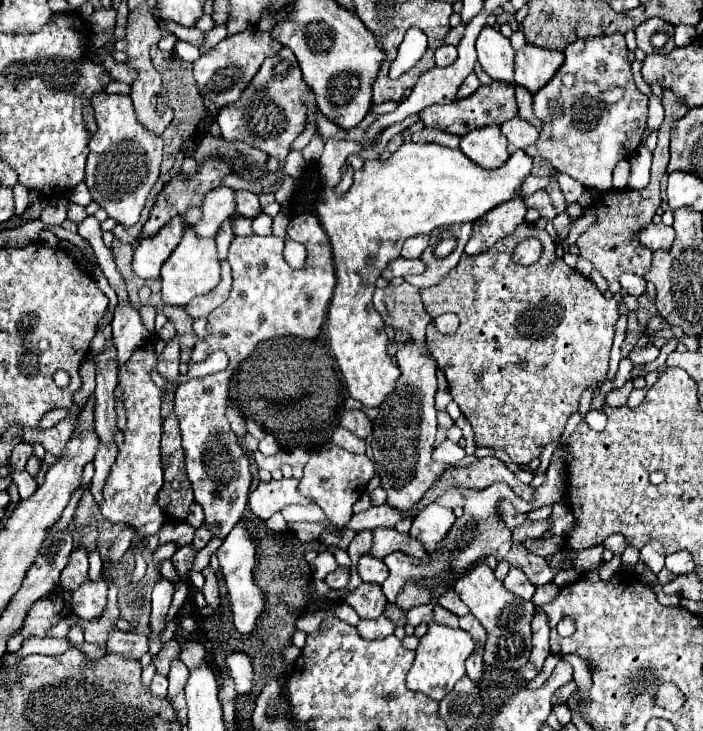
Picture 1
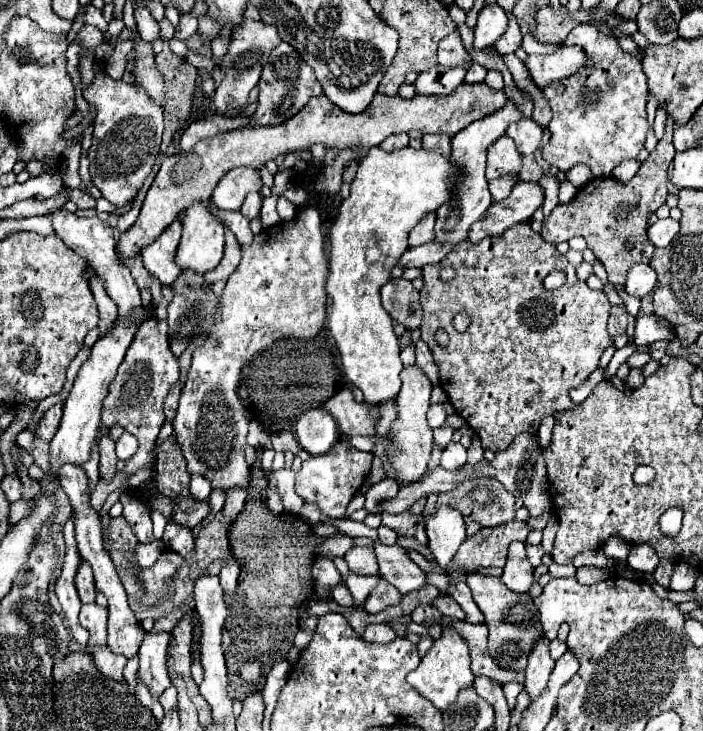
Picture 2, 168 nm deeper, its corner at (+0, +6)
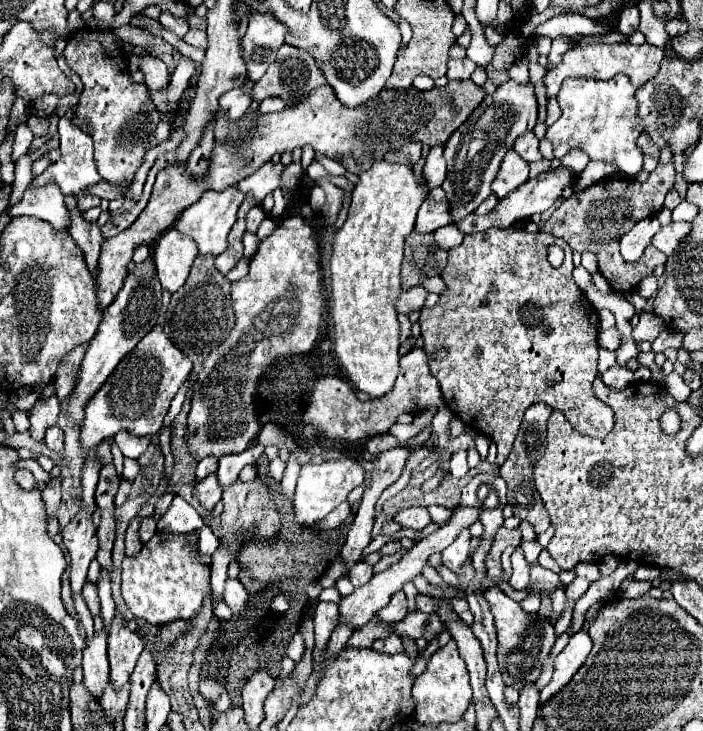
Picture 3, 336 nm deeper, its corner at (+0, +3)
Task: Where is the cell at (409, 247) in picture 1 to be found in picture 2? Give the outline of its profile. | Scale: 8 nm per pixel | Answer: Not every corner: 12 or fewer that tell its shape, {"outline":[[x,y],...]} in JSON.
{"outline":[[435,213],[409,233],[409,247],[433,241]]}

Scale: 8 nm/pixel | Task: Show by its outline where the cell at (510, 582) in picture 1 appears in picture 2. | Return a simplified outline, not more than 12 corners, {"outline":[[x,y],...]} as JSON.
{"outline":[[525,543],[509,545],[501,579],[511,591],[529,591],[533,567]]}

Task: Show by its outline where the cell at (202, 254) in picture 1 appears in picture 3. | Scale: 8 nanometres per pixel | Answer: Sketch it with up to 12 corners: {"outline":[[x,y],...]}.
{"outline":[[207,190],[175,222],[199,254],[219,256],[245,194]]}

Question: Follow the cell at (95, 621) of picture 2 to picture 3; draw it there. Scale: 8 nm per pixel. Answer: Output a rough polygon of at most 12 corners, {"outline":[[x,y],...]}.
{"outline":[[101,630],[83,652],[83,684],[97,700],[109,682]]}

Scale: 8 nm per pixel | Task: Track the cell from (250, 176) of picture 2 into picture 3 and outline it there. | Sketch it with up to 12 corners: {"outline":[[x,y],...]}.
{"outline":[[265,162],[237,188],[257,202],[281,188],[281,162]]}

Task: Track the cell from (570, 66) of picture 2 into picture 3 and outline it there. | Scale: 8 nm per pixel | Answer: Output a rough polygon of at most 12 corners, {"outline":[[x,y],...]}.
{"outline":[[631,42],[573,46],[547,72],[547,98],[565,78],[629,76],[641,88],[663,48]]}

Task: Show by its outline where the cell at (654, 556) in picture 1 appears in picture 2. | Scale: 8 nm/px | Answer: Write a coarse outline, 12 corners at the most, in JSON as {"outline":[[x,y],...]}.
{"outline":[[649,543],[631,545],[629,565],[653,573],[659,557]]}

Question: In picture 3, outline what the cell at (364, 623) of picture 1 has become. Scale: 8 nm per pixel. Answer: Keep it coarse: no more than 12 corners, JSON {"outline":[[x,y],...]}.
{"outline":[[397,634],[377,640],[373,650],[383,654],[403,652],[403,644]]}

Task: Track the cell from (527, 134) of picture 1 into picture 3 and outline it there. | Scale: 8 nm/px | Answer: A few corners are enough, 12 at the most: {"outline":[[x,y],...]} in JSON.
{"outline":[[533,132],[519,136],[513,150],[527,162],[543,158]]}

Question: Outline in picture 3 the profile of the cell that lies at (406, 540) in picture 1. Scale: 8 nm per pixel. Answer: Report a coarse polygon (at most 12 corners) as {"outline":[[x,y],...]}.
{"outline":[[403,508],[395,520],[423,530],[431,522],[427,508]]}

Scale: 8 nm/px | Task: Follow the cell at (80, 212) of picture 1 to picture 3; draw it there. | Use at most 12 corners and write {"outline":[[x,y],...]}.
{"outline":[[81,192],[77,204],[81,210],[99,206],[101,198],[91,192]]}

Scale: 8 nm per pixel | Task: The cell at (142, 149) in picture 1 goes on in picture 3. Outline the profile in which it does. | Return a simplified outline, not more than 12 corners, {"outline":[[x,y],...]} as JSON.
{"outline":[[111,30],[73,32],[63,58],[83,82],[103,180],[127,186],[161,114],[131,80]]}

